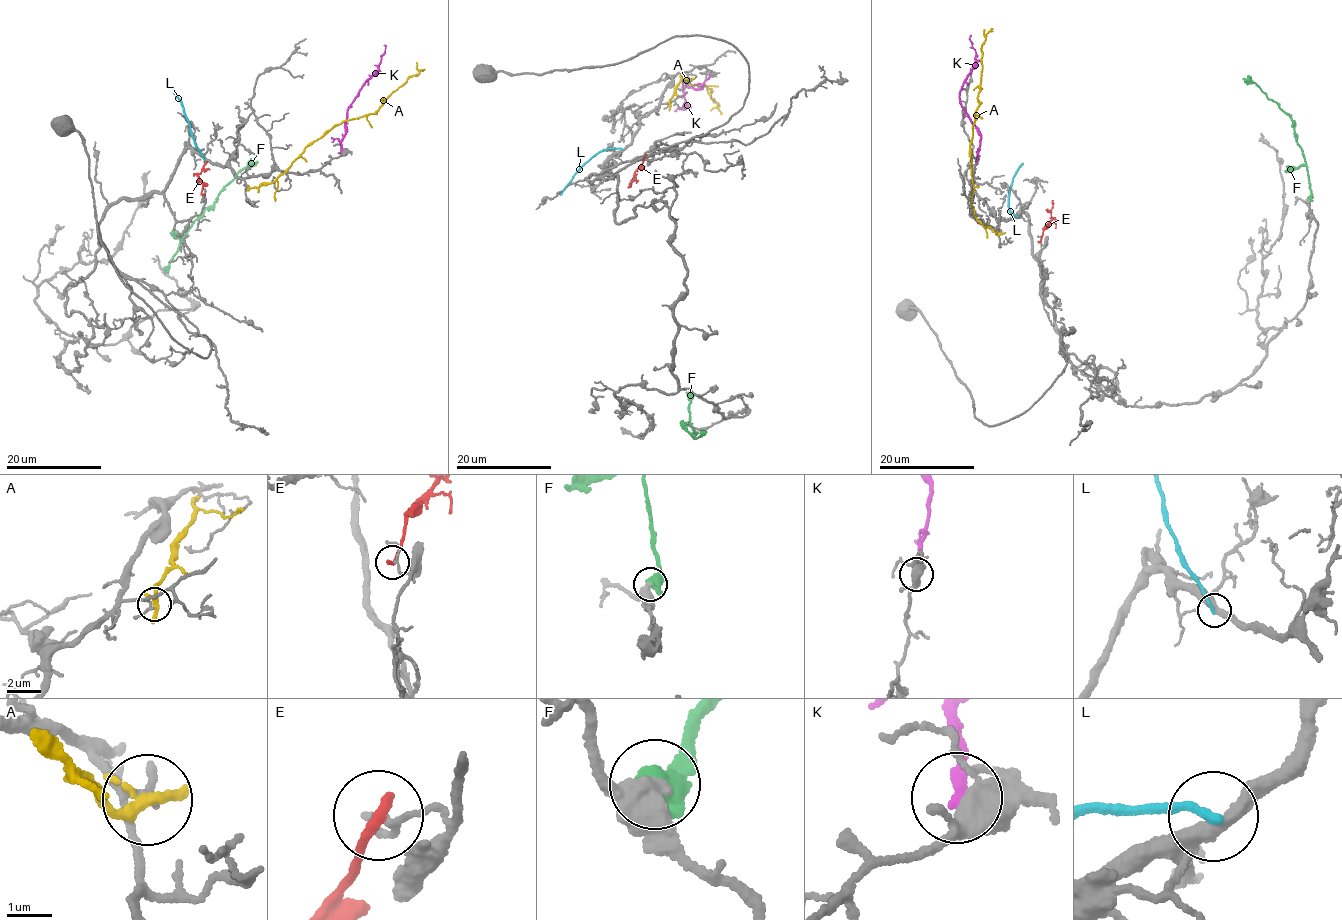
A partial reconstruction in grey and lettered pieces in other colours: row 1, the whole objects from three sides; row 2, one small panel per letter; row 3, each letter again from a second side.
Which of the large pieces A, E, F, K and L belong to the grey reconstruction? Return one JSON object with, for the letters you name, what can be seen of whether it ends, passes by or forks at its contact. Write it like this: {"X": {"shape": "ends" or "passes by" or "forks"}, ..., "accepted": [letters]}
{"accepted": []}

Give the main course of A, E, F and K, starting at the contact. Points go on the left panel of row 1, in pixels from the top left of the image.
A: (247, 189), (271, 182), (305, 148), (336, 125), (372, 114), (391, 92), (424, 69)
E: (202, 194), (203, 182), (199, 176), (207, 162)
F: (165, 268), (191, 223), (212, 205), (224, 186), (251, 163), (250, 157)
K: (341, 151), (347, 113), (363, 84), (377, 69), (384, 45)

